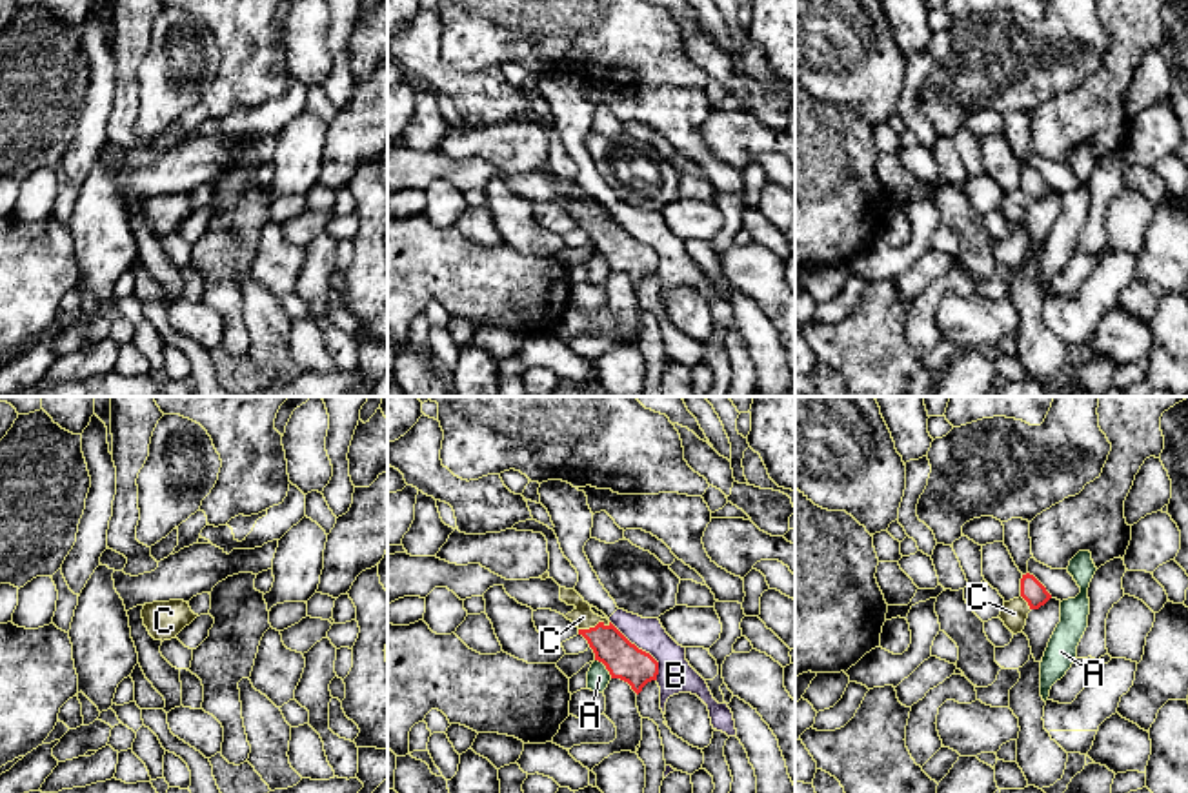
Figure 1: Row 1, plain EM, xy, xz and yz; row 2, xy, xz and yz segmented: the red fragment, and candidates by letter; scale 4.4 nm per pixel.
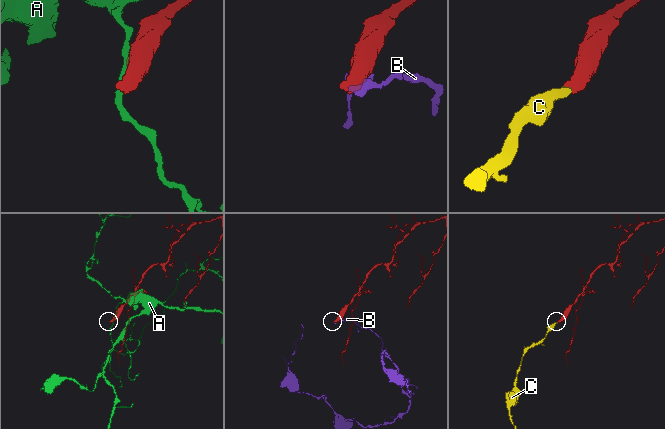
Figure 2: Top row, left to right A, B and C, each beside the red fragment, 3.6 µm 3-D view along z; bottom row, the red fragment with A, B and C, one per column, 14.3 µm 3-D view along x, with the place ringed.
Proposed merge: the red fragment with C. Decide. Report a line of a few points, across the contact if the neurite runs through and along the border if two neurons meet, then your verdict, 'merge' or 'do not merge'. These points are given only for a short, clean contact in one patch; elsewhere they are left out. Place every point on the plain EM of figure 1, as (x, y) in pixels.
line xz (624, 253), (595, 219), (583, 210); merge

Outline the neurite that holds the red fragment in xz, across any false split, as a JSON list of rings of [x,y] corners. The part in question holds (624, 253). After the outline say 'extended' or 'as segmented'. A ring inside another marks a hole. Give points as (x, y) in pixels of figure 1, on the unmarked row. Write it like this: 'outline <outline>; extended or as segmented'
outline [[[560,180],[560,193],[575,200],[566,211],[579,220],[595,253],[606,258],[611,271],[628,275],[637,287],[648,275],[657,273],[659,255],[631,236],[608,211],[595,207],[575,182]]]; extended

